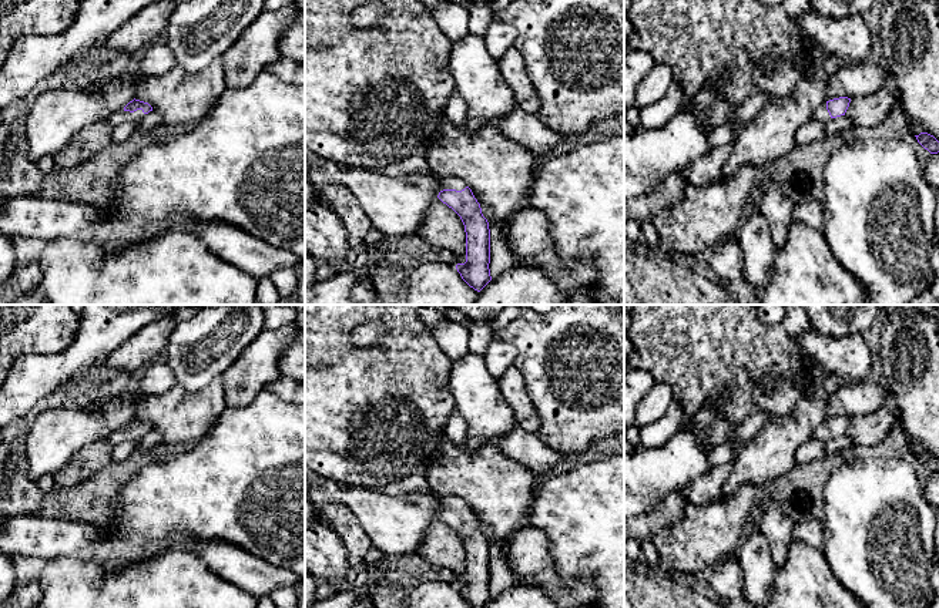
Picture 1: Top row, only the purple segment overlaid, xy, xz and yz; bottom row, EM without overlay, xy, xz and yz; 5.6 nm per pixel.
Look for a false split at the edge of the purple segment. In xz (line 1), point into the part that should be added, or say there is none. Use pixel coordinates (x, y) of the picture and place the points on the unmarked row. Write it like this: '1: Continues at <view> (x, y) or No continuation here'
1: Continues at xz (443, 501)

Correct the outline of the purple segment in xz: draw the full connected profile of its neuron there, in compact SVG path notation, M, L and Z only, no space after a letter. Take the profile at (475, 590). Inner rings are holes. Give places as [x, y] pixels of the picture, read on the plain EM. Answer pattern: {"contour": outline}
{"contour": "M430 493L439 503L440 511L437 517L452 527L462 538L466 551L466 581L457 582L456 588L462 598L473 608L483 608L490 599L490 548L489 541L482 533L480 523L474 517L472 508L459 497L436 496Z"}

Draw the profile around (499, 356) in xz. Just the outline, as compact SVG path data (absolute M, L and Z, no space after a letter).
M493 339L483 355L484 366L489 373L499 380L503 373L513 366L517 349L503 340Z

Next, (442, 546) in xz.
M439 517L427 527L417 554L430 565L455 572L457 582L466 581L466 551L460 535Z

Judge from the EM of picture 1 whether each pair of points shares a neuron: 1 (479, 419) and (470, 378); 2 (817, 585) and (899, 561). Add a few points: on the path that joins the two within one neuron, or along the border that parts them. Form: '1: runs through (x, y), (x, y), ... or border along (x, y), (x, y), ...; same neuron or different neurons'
1: runs through (479, 409), (479, 400), (473, 388); same neuron
2: border along (821, 550), (832, 574), (851, 593); different neurons

